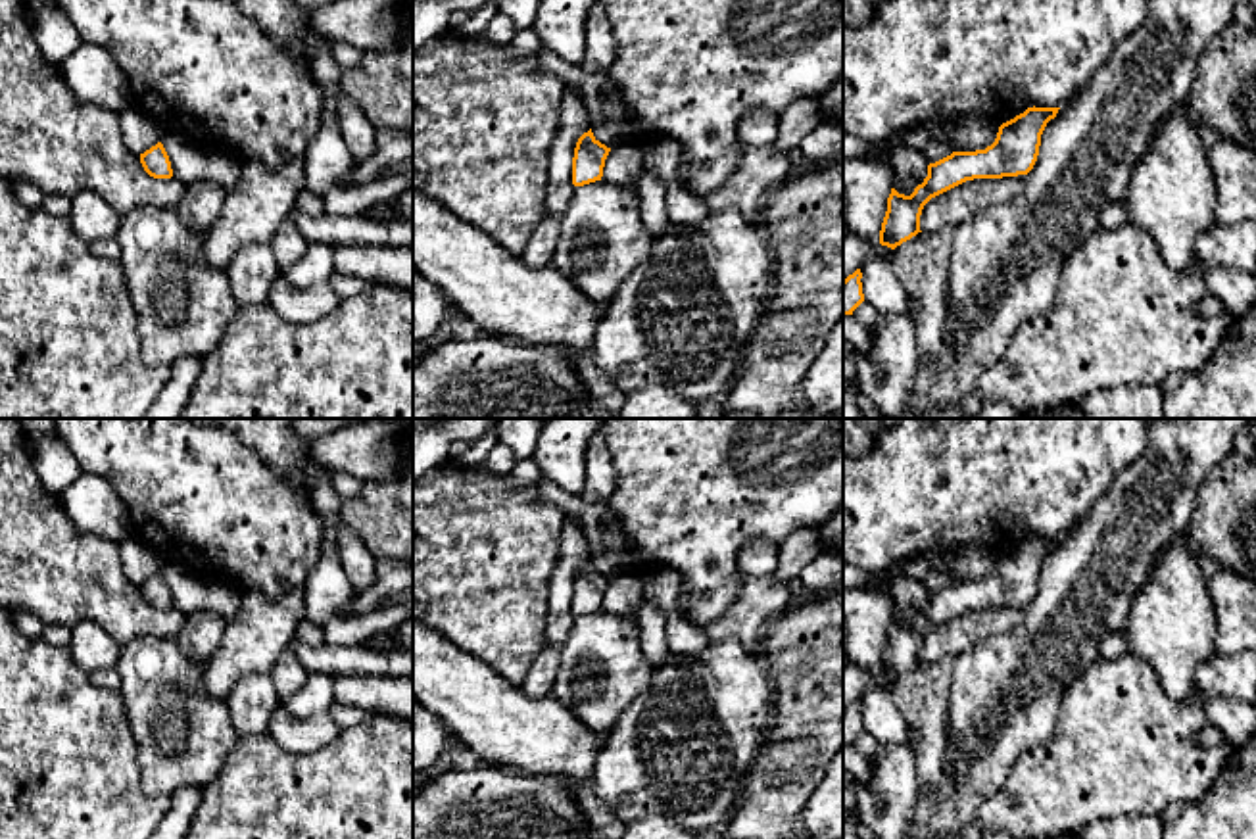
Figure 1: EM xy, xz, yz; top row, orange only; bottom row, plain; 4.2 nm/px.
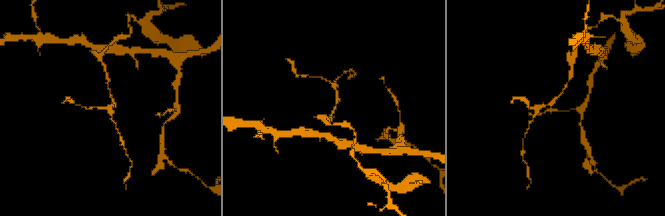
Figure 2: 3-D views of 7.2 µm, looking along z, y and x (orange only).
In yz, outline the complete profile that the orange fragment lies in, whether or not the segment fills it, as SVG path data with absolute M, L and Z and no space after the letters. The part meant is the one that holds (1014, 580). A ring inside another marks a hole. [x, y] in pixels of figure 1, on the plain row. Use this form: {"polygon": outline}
{"polygon": "M1027 538L1024 543L1002 553L997 568L985 580L953 582L951 586L930 593L928 607L910 626L891 618L887 641L880 660L880 674L895 680L920 660L924 635L974 609L1002 609L1027 605L1039 586L1041 564L1060 538Z"}

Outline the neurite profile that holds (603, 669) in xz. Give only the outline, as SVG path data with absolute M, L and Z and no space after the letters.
M595 611L574 616L551 695L607 737L626 707L653 683L653 670L636 618Z

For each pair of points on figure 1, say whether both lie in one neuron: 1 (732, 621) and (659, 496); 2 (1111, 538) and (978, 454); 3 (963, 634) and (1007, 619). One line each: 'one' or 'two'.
1: two
2: two
3: one

